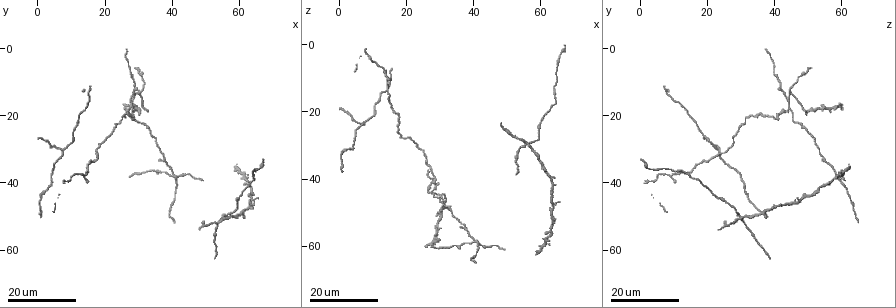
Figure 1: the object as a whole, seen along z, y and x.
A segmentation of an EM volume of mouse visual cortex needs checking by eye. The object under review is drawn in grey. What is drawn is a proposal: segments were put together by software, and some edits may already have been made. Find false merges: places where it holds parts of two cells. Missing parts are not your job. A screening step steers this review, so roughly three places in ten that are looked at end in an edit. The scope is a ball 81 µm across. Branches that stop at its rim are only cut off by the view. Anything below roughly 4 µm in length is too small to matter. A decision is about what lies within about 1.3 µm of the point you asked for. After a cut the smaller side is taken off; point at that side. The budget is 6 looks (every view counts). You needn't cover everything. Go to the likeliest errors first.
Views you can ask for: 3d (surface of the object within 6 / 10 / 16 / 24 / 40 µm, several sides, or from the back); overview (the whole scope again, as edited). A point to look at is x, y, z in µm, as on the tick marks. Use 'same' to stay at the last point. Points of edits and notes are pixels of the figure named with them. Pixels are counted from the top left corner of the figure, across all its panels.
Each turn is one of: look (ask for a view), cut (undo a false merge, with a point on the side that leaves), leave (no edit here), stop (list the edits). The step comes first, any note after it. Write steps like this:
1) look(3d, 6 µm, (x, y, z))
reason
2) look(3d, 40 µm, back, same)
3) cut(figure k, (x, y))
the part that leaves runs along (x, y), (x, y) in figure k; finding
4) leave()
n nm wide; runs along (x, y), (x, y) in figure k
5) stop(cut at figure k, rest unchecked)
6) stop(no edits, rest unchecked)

look(3d, 16 µm, (39.5, 38.5, 58.0))
a fork

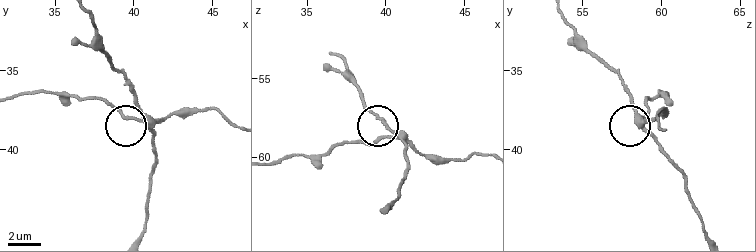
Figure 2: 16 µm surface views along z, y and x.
look(3d, 10 µm, (40.2, 38.1, 58.7))
zoom in

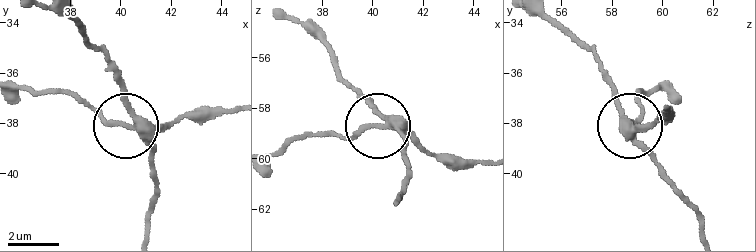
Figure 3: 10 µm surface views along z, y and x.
cut(figure 3, (172, 122))
3 arms; the part that leaves runs along (139, 130), (109, 121), (64, 93), (19, 87) in figure 3; a second cell is stuck on

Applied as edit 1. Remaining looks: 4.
look(overview)

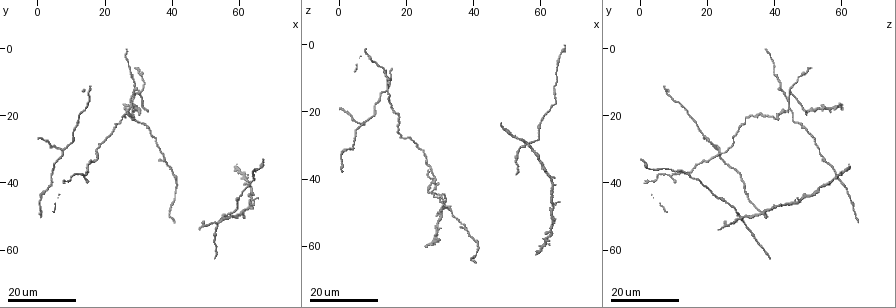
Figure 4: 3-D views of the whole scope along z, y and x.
look(3d, 24 µm, (27.0, 17.0, 45.0))
branch point

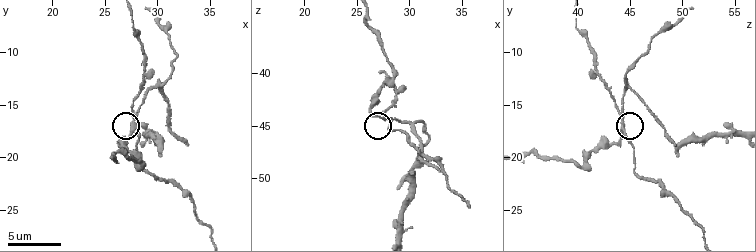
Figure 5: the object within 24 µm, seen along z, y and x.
look(3d, 6 µm, (27.6, 17.4, 44.0))
zoom in

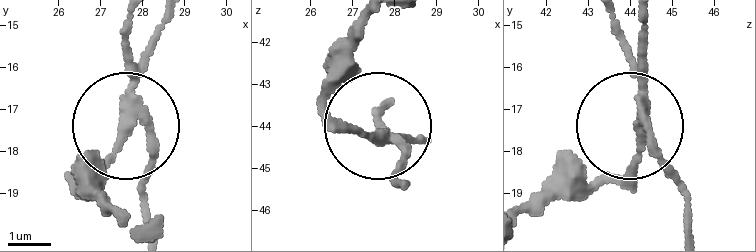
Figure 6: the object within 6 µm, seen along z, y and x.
cut(figure 6, (109, 161))
230 nm wide; the part that leaves runs along (385, 132), (353, 125), (331, 100), (335, 57), (363, 25) in figure 6; a second cell is stuck on

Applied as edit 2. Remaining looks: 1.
stop(cut at figure 3, cut at figure 6, rest unchecked)

